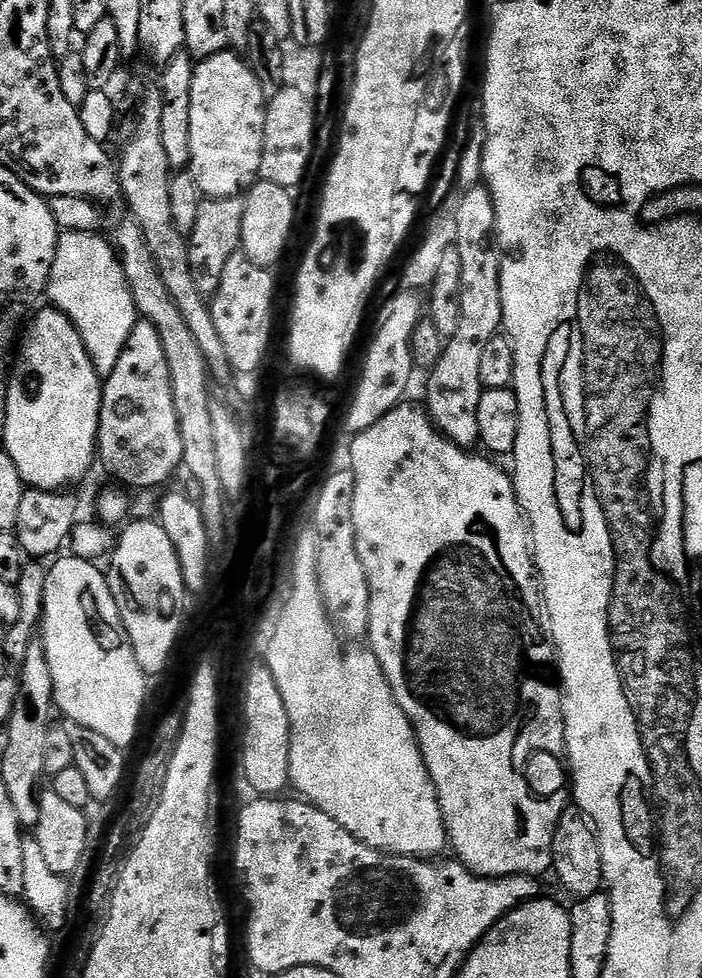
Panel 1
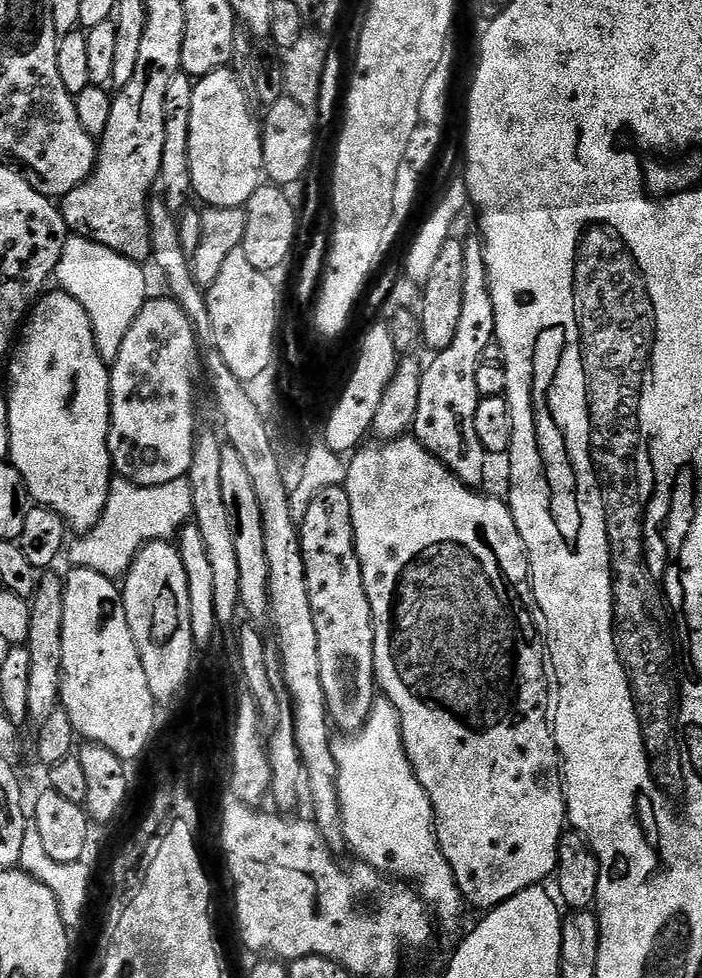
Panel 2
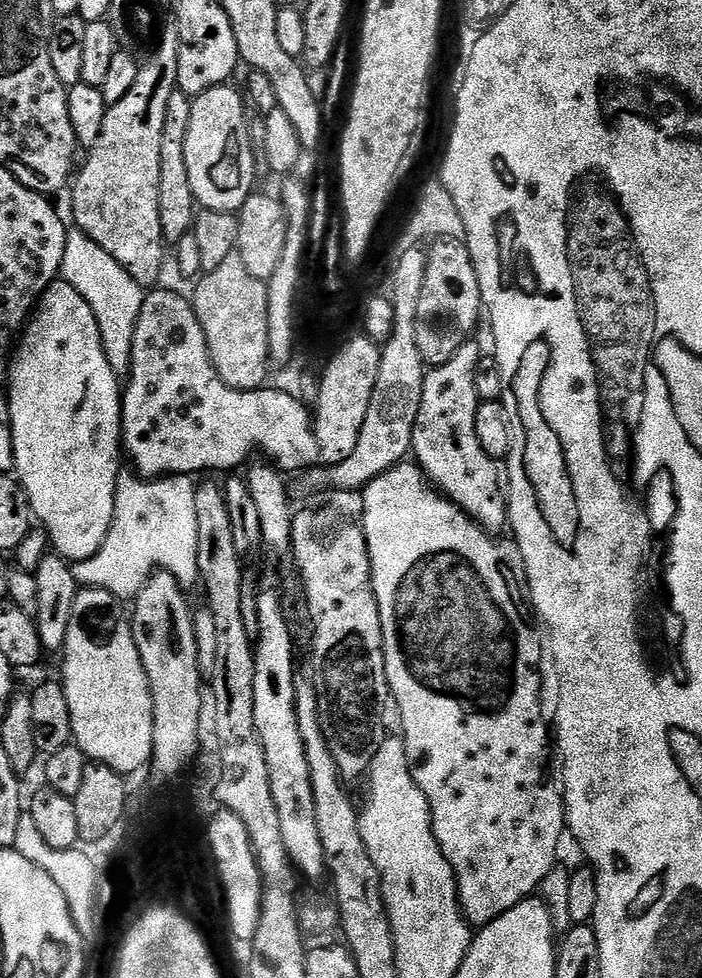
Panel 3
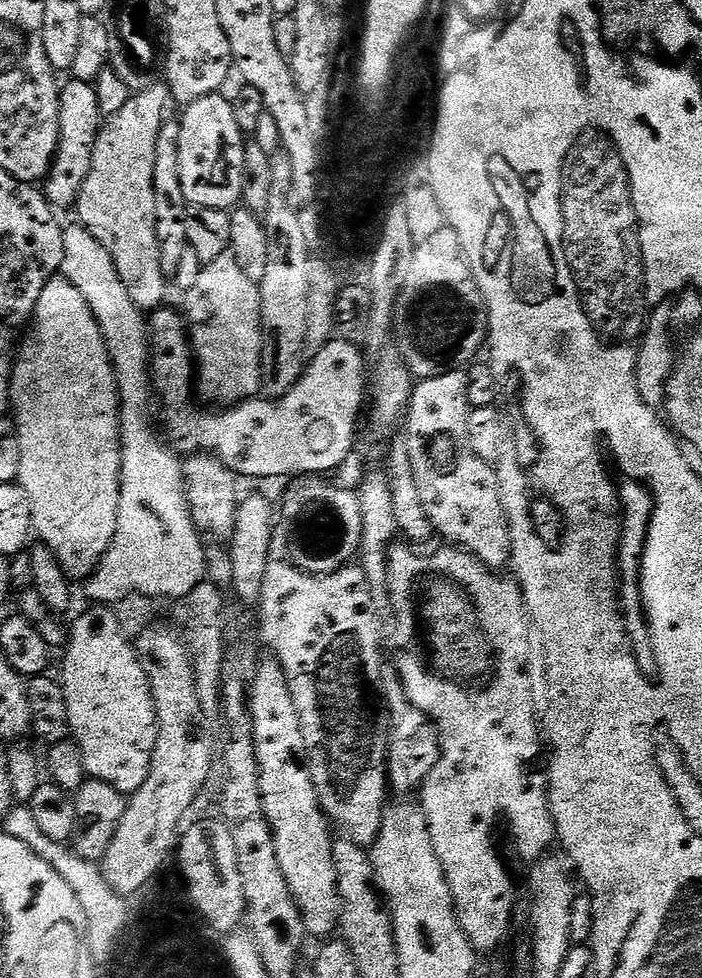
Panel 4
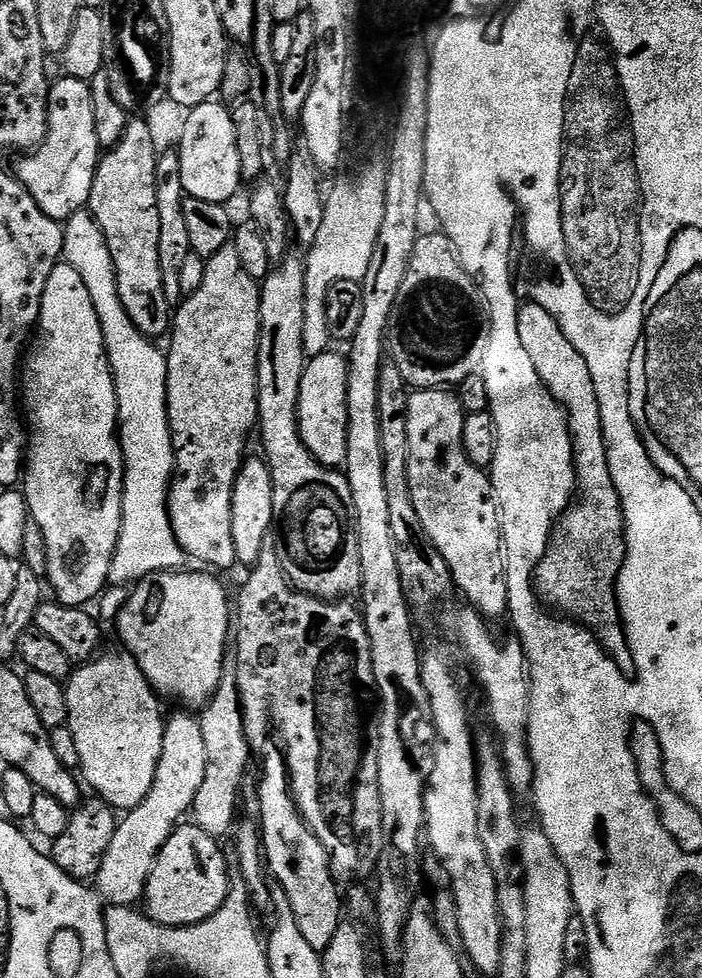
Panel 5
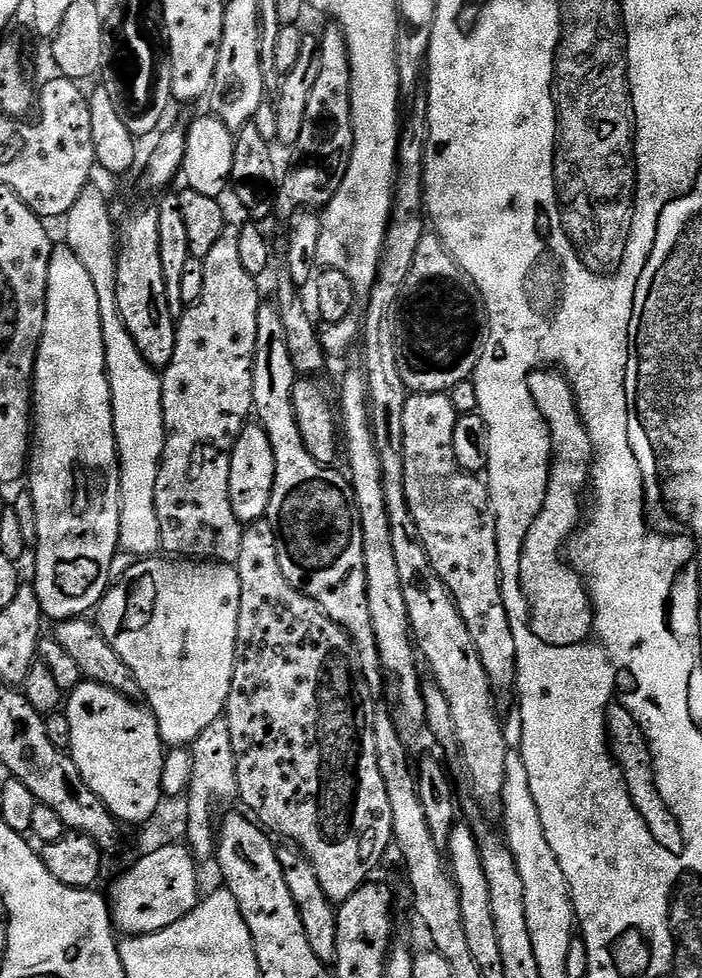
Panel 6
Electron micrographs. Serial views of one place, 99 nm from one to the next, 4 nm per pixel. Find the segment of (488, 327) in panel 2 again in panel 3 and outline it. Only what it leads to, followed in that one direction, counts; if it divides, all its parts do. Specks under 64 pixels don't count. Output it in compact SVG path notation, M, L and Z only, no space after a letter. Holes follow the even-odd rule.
M475 339L467 340L442 366L432 368L424 377L422 406L413 428L411 455L425 477L447 500L466 513L486 532L500 534L508 524L508 501L502 491L502 476L496 473L497 461L482 450L478 442L476 415L481 406L474 390L474 374L480 369L482 353Z

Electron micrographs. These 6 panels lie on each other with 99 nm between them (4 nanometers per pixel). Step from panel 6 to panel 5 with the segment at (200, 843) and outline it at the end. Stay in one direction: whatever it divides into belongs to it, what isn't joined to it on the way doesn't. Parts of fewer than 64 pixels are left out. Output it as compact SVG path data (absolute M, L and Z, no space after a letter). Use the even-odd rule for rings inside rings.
M235 655L225 657L219 688L201 709L198 719L202 726L202 739L206 749L206 769L201 789L198 790L195 802L192 804L192 820L211 836L224 838L224 835L231 833L233 827L233 817L236 814L238 796L248 766L248 747L250 747L250 742L244 733Z

